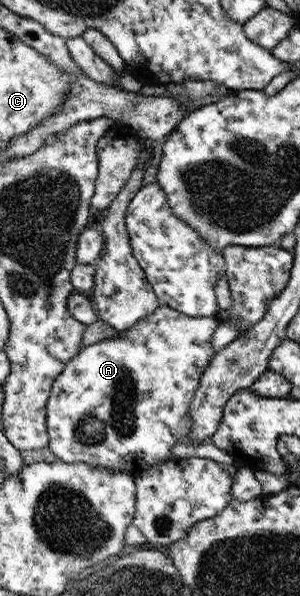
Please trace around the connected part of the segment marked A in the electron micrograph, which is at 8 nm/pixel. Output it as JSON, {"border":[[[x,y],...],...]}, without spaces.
{"border":[[[160,303],[150,315],[141,319],[130,329],[120,331],[116,338],[106,339],[82,348],[77,356],[74,357],[74,361],[70,361],[70,369],[66,369],[66,373],[62,373],[62,377],[58,377],[58,381],[54,381],[54,389],[49,391],[50,445],[47,446],[50,453],[55,456],[56,460],[59,459],[66,463],[97,465],[98,467],[107,467],[108,470],[114,470],[116,473],[122,471],[122,473],[134,475],[169,459],[173,447],[182,439],[185,439],[190,428],[193,427],[188,417],[188,404],[190,404],[190,400],[192,400],[192,396],[198,387],[201,374],[207,367],[206,364],[211,361],[210,356],[212,356],[213,349],[210,341],[218,324],[215,317],[188,317],[172,306]]]}

